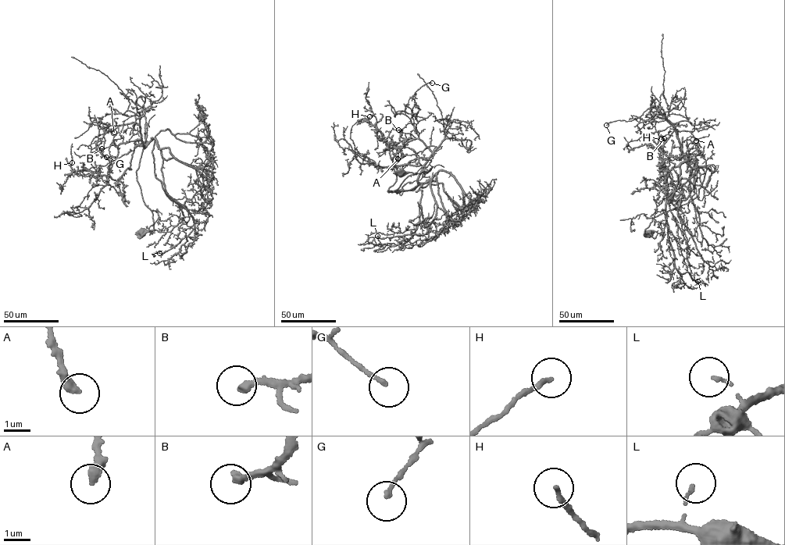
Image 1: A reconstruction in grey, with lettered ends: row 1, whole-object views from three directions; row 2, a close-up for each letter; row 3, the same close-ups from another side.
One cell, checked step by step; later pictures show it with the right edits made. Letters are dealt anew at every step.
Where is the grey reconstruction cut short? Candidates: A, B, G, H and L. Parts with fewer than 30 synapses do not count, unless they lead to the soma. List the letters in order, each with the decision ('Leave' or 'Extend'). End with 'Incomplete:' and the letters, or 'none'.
A: Leave
B: Leave
G: Leave
H: Leave
L: Leave
Incomplete: none

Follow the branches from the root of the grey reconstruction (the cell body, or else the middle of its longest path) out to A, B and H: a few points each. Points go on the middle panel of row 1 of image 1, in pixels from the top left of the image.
A: (401, 171), (416, 173), (394, 191), (417, 185), (432, 153), (419, 139), (404, 139), (393, 147), (397, 158)
B: (401, 171), (416, 173), (394, 191), (417, 185), (432, 153), (419, 139), (401, 137), (401, 129), (398, 130)
H: (401, 171), (416, 173), (394, 191), (416, 187), (389, 191), (397, 169), (382, 134), (365, 120), (369, 116)

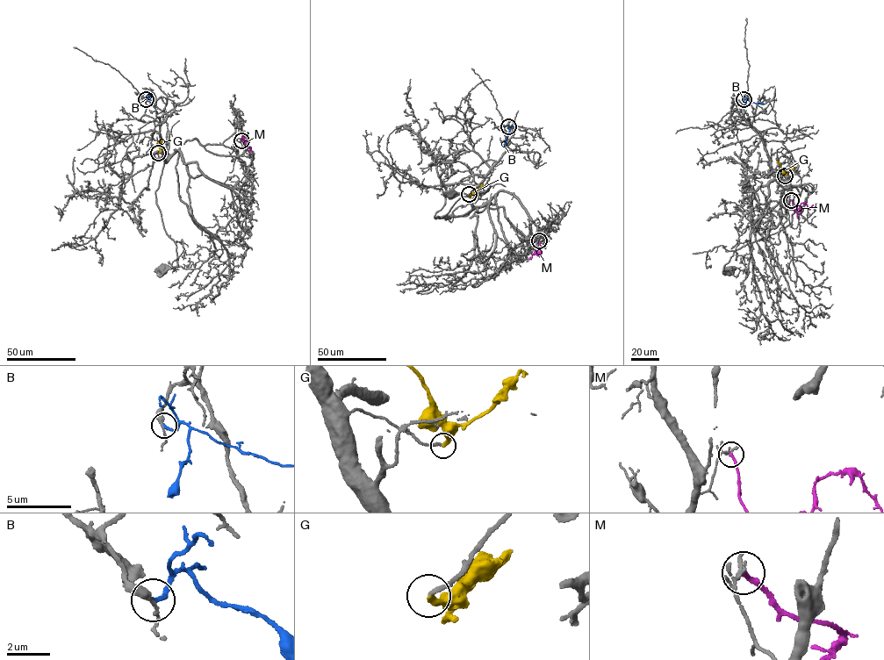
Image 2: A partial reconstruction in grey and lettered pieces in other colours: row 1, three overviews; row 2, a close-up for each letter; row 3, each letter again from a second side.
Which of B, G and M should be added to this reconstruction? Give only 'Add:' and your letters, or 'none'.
Add: none

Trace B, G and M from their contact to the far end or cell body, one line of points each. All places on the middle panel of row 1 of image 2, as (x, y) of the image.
B: (508, 126), (504, 146)
G: (469, 194), (483, 183)
M: (539, 240), (540, 250), (536, 250), (529, 259)

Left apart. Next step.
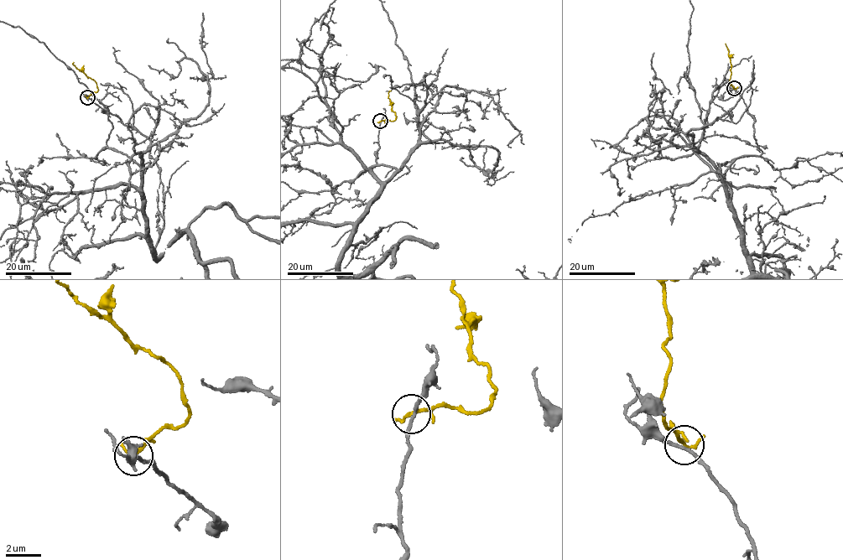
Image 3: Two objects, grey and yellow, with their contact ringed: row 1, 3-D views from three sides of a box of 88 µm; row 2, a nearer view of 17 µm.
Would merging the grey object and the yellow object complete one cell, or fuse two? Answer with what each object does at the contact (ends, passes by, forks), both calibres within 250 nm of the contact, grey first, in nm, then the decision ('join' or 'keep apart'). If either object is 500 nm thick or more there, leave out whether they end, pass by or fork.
grey passes by | yellow passes by | 170/170 nm | keep apart

